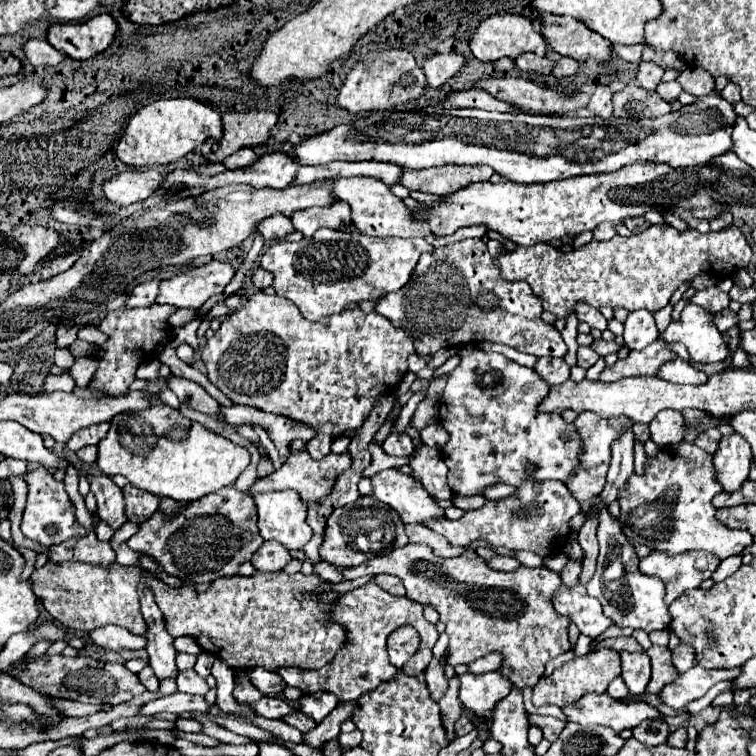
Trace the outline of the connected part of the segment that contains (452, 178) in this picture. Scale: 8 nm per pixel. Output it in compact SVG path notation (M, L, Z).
M442 165L430 169L404 169L400 185L406 185L410 191L422 191L432 195L450 195L460 191L476 181L488 181L492 169L486 165Z

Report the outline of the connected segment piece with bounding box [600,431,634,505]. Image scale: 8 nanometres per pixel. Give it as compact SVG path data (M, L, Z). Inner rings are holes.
M622 433L618 441L612 445L612 461L608 469L608 479L606 487L600 493L600 501L604 505L610 505L612 501L618 499L618 491L626 485L628 477L634 473L634 457L632 457L632 447L634 447L634 433Z

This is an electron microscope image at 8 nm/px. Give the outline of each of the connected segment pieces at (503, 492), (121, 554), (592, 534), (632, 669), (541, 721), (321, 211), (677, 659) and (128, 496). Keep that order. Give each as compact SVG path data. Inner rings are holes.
M490 485L488 489L484 489L484 497L486 499L494 499L494 501L498 501L498 499L504 499L504 497L508 497L508 495L512 495L516 489L512 487L512 485Z
M122 543L122 545L116 549L116 557L118 557L118 563L120 563L122 567L140 567L140 565L138 565L140 555L142 555L142 553L130 549L128 543Z
M594 509L590 515L586 515L586 523L578 531L578 543L584 551L582 561L582 575L580 581L586 585L596 569L596 557L598 557L598 541L596 541L596 527L598 527L598 509Z
M620 651L620 661L622 661L620 677L624 679L630 693L632 695L644 693L650 681L650 657L644 651L636 651L636 653Z
M530 715L530 721L542 729L544 739L548 739L550 743L556 741L556 737L562 733L562 729L566 725L564 721L556 719L556 717L540 717L540 715Z
M336 201L336 205L328 207L312 207L302 209L300 213L292 213L292 223L306 237L312 237L318 229L340 229L342 225L350 225L350 209L346 201Z
M680 643L676 649L672 649L672 663L676 665L678 673L684 673L686 669L690 669L696 661L694 661L694 649L690 645Z
M134 485L124 487L124 499L126 499L126 517L134 523L146 521L158 509L158 497L142 489L136 489Z

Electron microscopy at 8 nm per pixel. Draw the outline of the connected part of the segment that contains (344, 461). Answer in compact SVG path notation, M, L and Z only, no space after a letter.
M300 451L300 453L292 453L288 457L288 461L274 471L272 475L264 477L264 479L256 479L254 485L246 491L248 495L256 495L256 493L266 493L266 491L282 491L282 489L294 489L296 493L300 493L300 499L304 501L304 505L310 505L314 501L320 501L322 497L326 497L334 485L334 479L352 465L352 459L348 457L348 453L342 455L334 455L330 453L324 459L312 459L308 457L308 451Z

